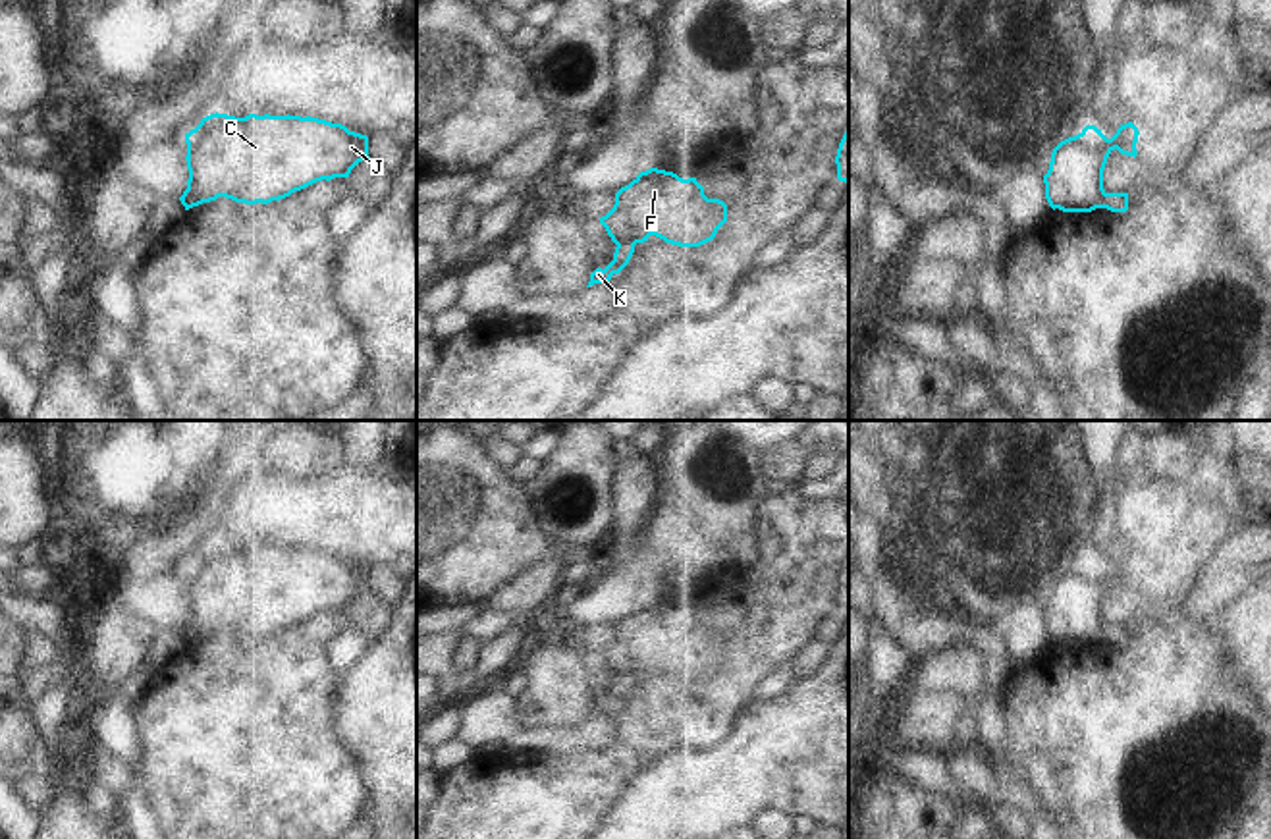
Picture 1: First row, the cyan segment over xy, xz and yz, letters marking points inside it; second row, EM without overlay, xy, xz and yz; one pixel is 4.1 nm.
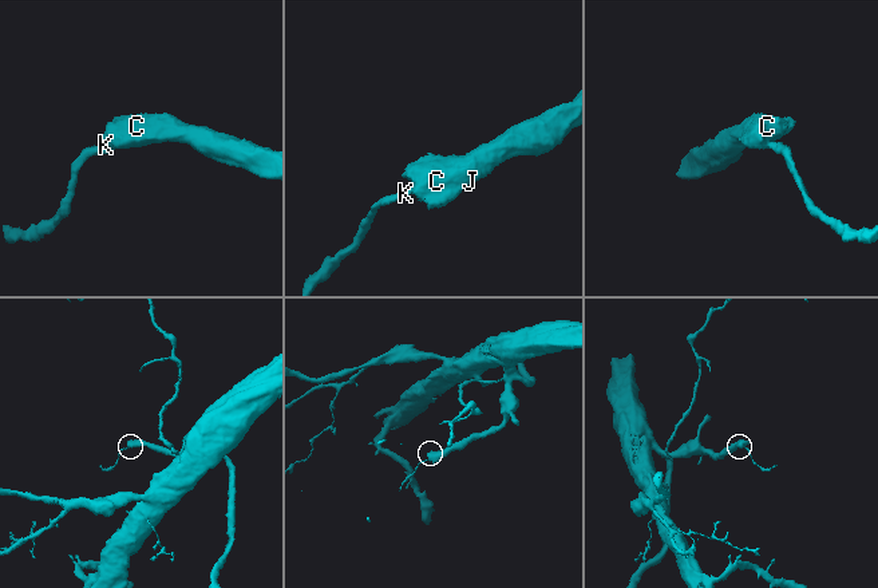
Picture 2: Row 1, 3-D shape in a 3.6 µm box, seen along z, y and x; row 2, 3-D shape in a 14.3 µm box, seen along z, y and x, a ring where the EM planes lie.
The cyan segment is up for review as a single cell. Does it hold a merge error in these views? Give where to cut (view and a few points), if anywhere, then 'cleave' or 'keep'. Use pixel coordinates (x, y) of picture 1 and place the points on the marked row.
xz (616, 243), (625, 240), (635, 243) | cleave

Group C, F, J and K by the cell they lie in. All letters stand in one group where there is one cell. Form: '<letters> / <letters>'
C F J / K

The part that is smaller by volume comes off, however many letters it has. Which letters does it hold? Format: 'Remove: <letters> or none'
Remove: K.

